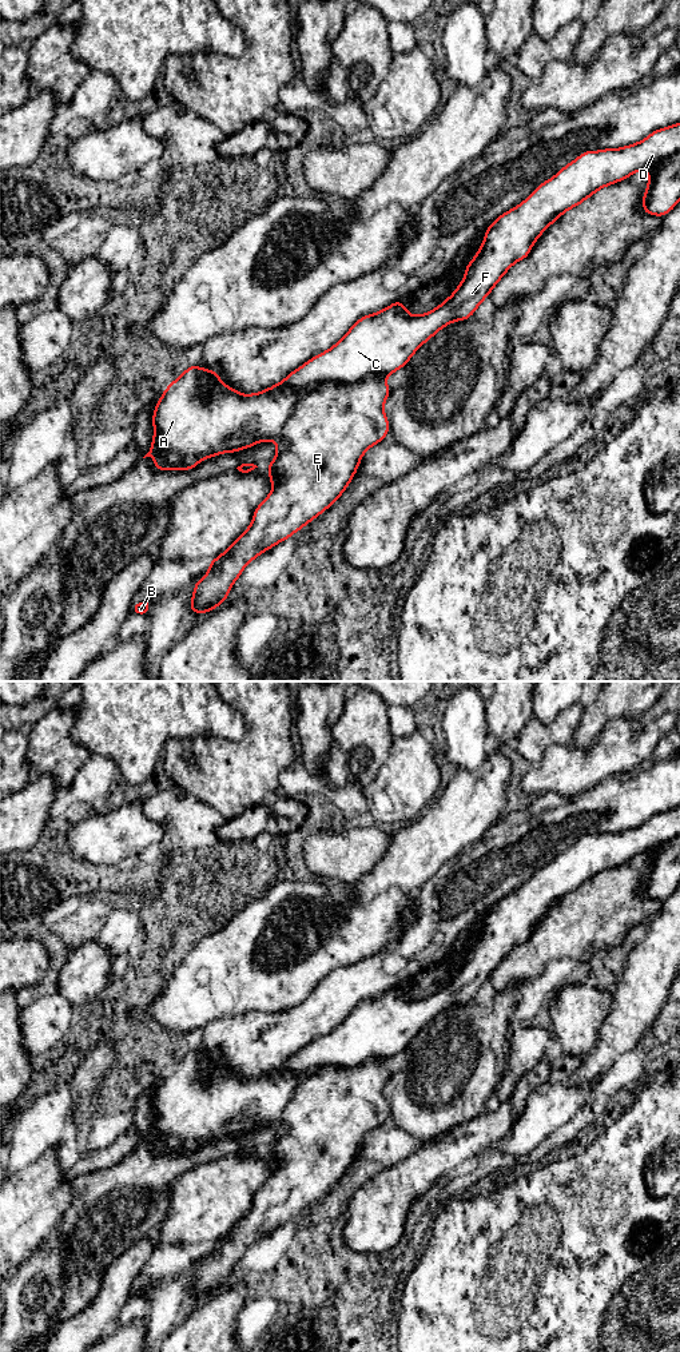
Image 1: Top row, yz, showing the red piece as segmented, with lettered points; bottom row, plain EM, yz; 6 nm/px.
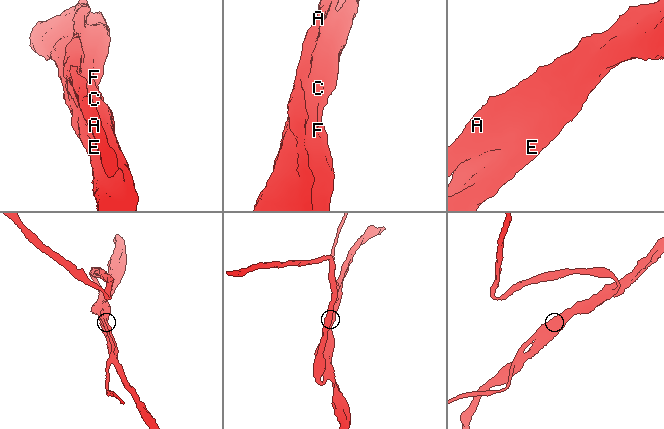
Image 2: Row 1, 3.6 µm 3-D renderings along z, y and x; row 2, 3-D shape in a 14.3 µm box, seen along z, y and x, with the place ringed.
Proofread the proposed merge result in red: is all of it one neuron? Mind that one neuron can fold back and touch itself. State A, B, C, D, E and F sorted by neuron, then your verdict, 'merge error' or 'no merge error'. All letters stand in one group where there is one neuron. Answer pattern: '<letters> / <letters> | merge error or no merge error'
A / B C D E F | merge error

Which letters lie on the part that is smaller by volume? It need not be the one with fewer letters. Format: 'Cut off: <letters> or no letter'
Cut off: A

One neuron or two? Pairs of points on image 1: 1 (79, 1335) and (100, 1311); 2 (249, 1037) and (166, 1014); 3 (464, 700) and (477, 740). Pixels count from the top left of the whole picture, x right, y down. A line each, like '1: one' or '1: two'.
1: one
2: two
3: one

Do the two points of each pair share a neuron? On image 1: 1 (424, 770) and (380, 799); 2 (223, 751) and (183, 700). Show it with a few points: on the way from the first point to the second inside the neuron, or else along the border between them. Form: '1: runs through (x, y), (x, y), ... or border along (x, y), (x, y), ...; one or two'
1: runs through (413, 778), (390, 799); one
2: border along (243, 728), (243, 734), (238, 739), (182, 739); two

